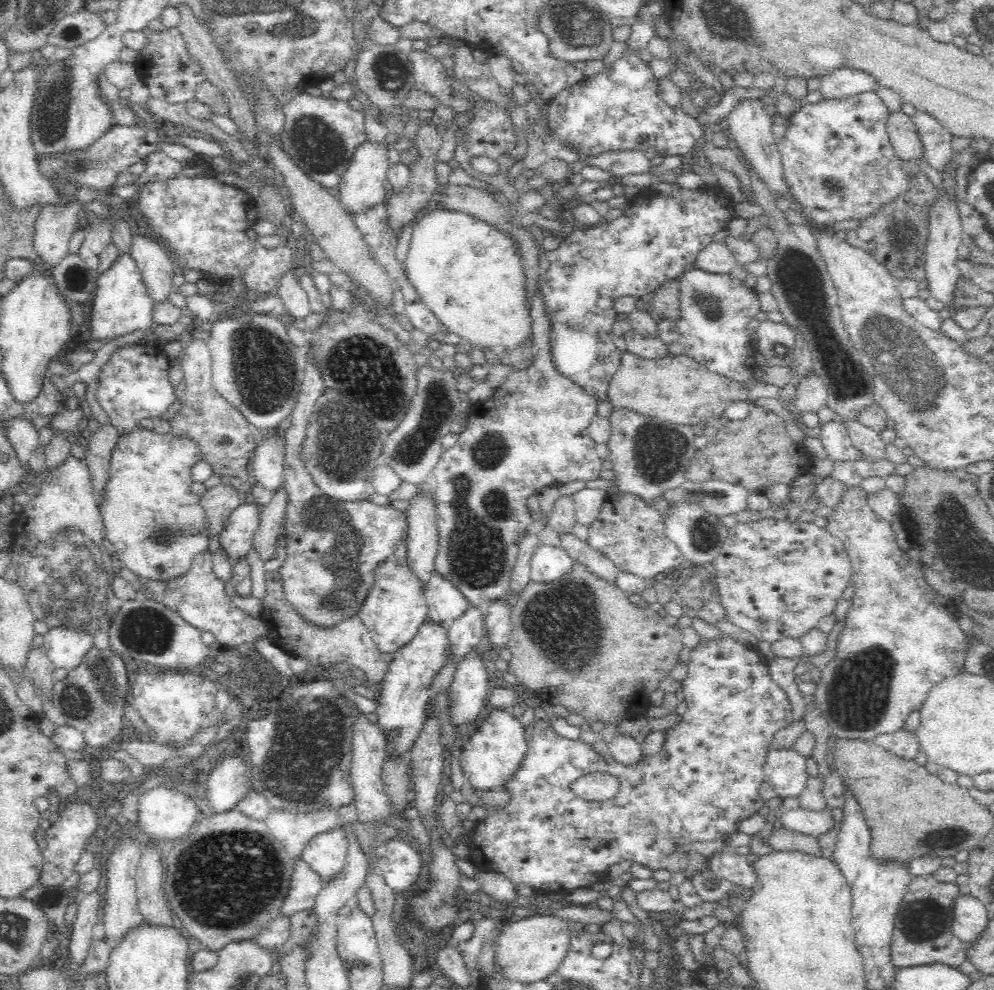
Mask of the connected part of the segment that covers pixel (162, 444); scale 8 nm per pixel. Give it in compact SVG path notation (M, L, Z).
M134 429L119 437L112 451L110 482L106 502L99 506L105 522L107 539L115 546L122 566L132 570L143 582L162 581L171 583L184 580L191 569L193 556L208 549L206 537L200 533L204 524L202 507L198 505L198 495L189 491L193 483L191 467L199 462L198 453L190 441L170 433L158 435L148 429Z

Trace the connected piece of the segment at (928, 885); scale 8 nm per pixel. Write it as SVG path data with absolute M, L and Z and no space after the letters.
M933 875L913 879L900 903L894 922L891 944L892 962L896 969L934 962L958 967L968 950L951 933L957 902L968 897L968 889L956 882L938 882Z

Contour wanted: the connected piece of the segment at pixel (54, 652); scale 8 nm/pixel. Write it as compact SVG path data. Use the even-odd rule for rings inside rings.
M66 628L49 629L40 646L55 668L68 671L82 666L92 647L93 638L88 633L78 633Z

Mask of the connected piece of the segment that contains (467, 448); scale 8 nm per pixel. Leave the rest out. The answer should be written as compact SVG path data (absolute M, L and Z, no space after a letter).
M539 294L533 298L532 321L534 322L534 341L536 341L538 346L538 360L536 364L524 373L510 373L507 375L505 383L503 383L500 388L496 389L492 398L484 403L484 410L478 414L469 414L468 424L466 424L466 428L458 434L457 442L448 449L443 449L440 461L431 479L434 484L430 498L433 504L432 513L434 513L432 523L434 523L436 534L438 535L438 550L435 556L434 572L438 574L439 577L450 582L454 588L458 589L458 592L462 593L462 596L466 598L471 608L476 608L483 612L488 609L488 606L492 605L494 601L500 601L508 595L510 573L517 559L518 549L516 548L516 542L524 530L526 530L526 527L533 522L532 514L528 511L528 507L526 507L527 498L532 496L532 494L539 494L541 490L546 487L558 487L579 480L585 483L596 480L599 478L600 472L602 471L602 459L599 457L596 450L597 442L588 432L588 427L592 419L597 415L598 400L586 394L582 388L574 385L574 382L571 382L569 378L562 377L562 374L558 373L556 366L551 362L548 339L549 322L544 318L542 312L542 299L540 299Z

